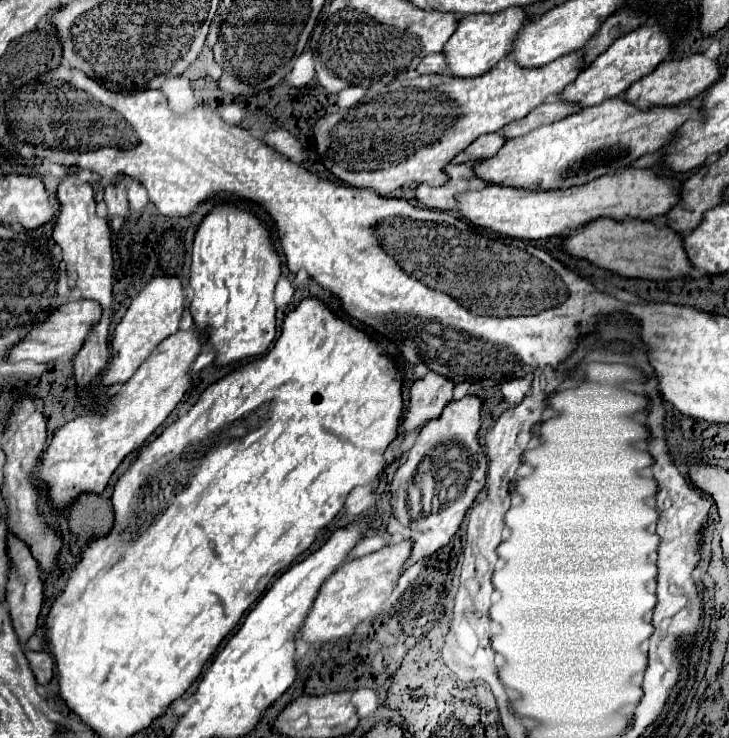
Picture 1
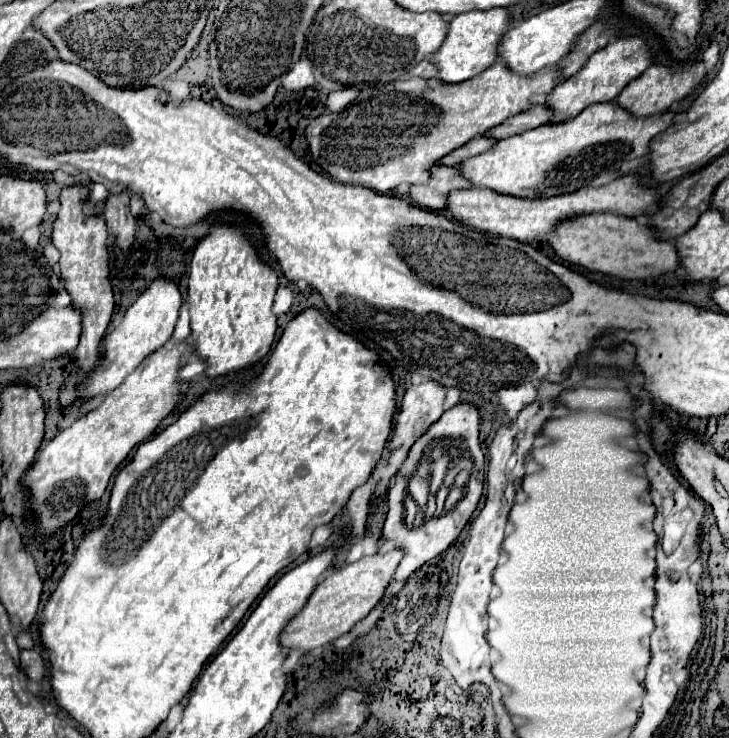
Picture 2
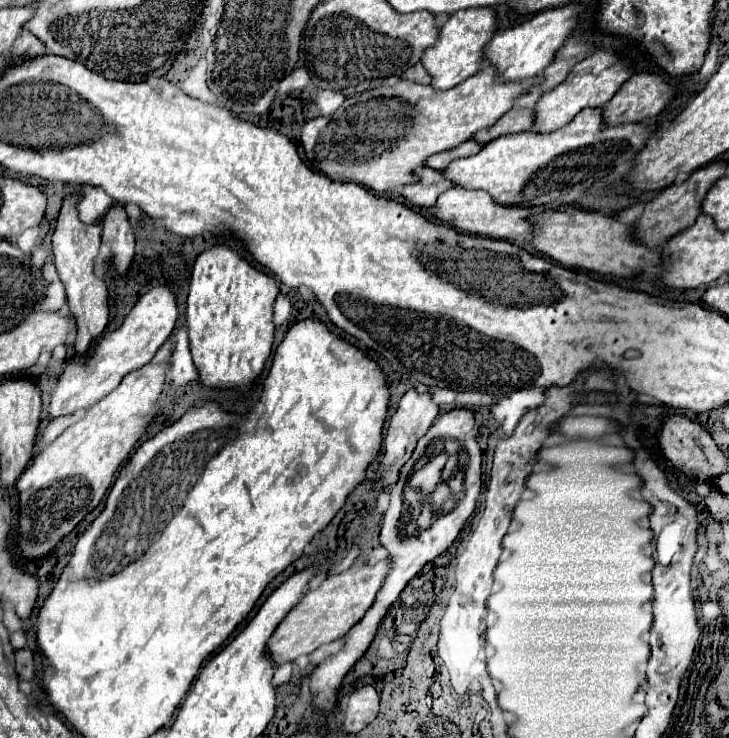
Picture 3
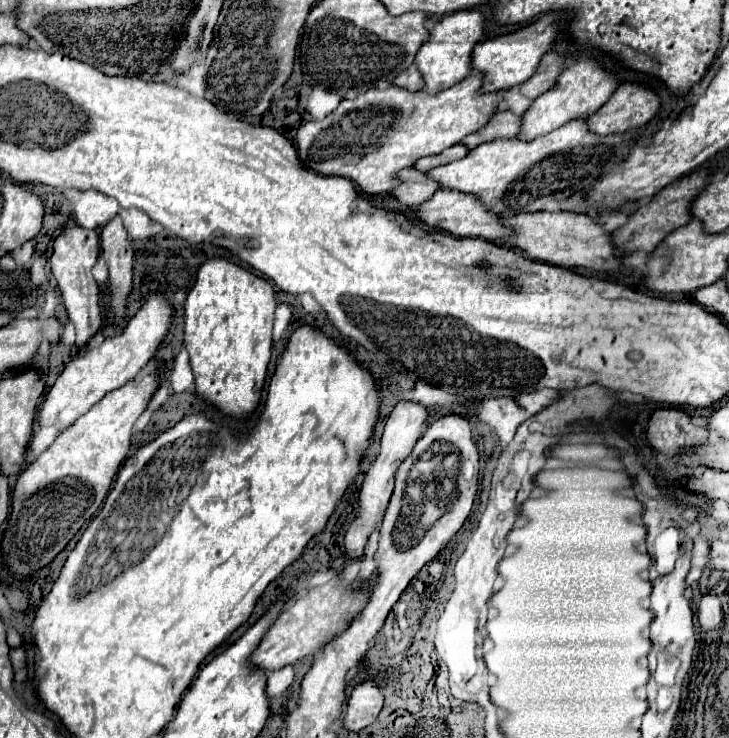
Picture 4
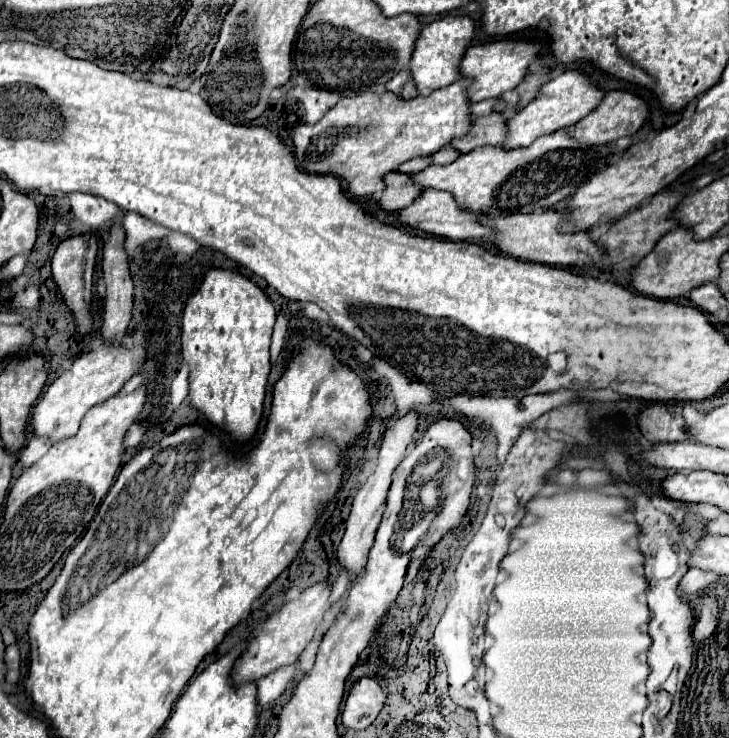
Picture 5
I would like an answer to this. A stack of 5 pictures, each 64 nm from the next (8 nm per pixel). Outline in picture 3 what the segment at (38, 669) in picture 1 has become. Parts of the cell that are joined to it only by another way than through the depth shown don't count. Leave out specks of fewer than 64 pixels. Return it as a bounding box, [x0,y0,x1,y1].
[16,650,34,680]

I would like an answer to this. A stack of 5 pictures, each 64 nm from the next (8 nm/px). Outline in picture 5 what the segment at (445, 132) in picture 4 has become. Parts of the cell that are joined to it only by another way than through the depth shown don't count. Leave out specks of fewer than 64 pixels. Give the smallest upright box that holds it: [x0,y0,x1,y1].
[292,78,472,196]

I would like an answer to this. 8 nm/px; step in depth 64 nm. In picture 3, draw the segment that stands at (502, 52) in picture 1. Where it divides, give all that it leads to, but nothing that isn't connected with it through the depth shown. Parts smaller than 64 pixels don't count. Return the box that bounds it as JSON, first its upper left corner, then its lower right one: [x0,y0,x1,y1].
[422,8,496,90]

